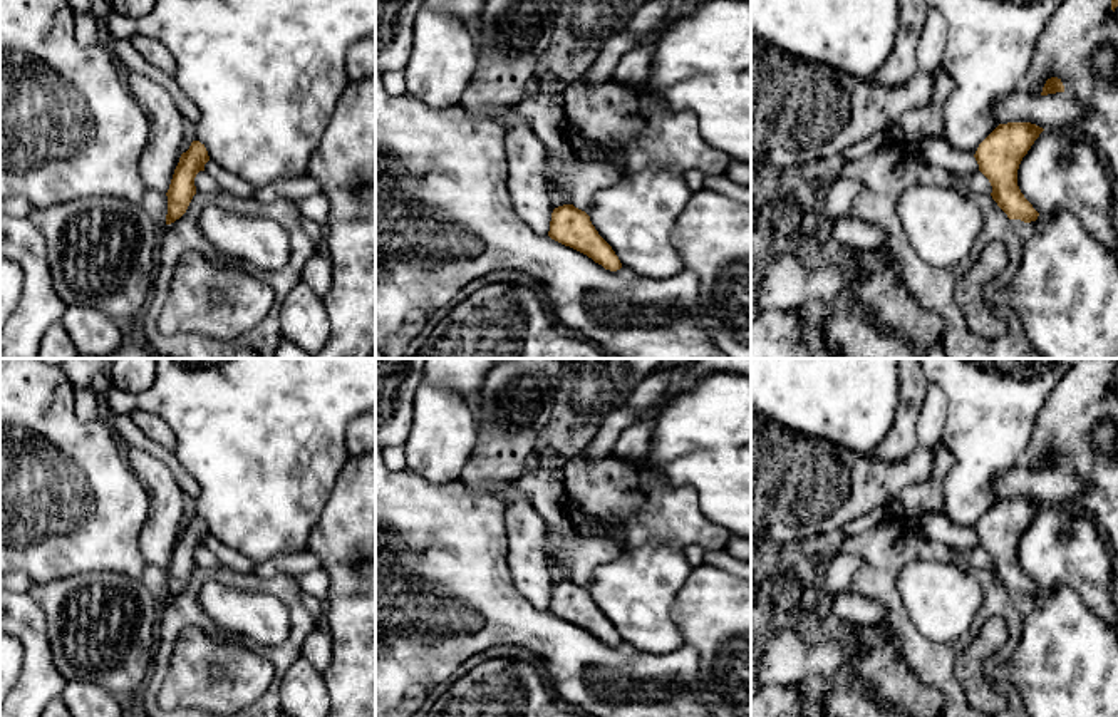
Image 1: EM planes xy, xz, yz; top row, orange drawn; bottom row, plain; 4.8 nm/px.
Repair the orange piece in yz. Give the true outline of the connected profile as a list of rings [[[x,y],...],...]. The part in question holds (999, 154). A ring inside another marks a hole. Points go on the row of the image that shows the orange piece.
[[[1031,122],[999,124],[974,154],[979,171],[992,186],[992,199],[1009,219],[1031,223],[1039,216],[1017,186],[1017,169],[1043,131]]]

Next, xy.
[[[193,141],[189,149],[181,154],[169,189],[166,193],[166,224],[174,223],[186,213],[193,196],[196,194],[194,178],[199,171],[204,171],[204,164],[208,161],[208,151],[199,141]]]

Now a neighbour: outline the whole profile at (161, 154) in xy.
[[[131,72],[126,84],[149,121],[148,144],[141,154],[141,178],[148,189],[168,193],[181,157],[184,119],[159,84],[137,72]]]

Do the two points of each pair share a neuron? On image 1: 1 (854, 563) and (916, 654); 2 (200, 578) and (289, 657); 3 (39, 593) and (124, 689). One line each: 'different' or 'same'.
1: different
2: same
3: same

